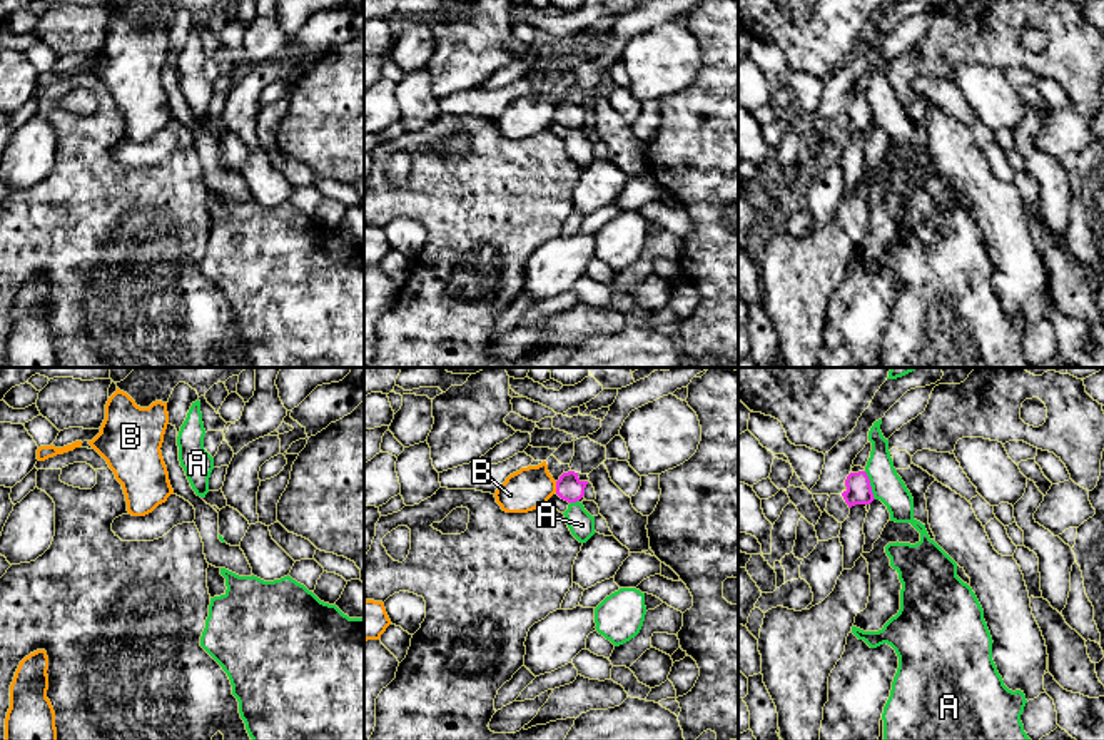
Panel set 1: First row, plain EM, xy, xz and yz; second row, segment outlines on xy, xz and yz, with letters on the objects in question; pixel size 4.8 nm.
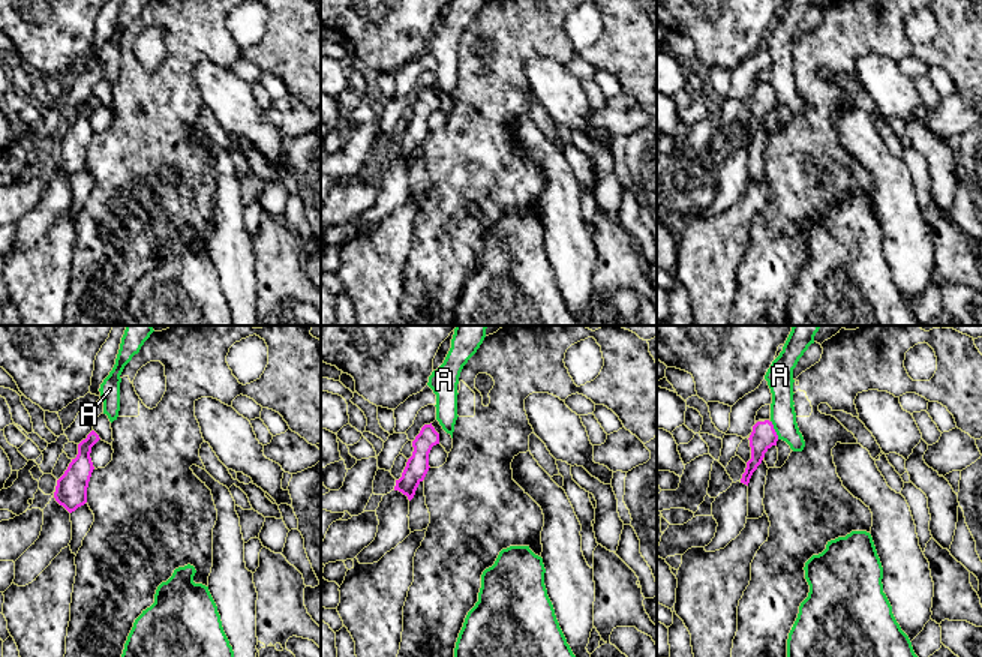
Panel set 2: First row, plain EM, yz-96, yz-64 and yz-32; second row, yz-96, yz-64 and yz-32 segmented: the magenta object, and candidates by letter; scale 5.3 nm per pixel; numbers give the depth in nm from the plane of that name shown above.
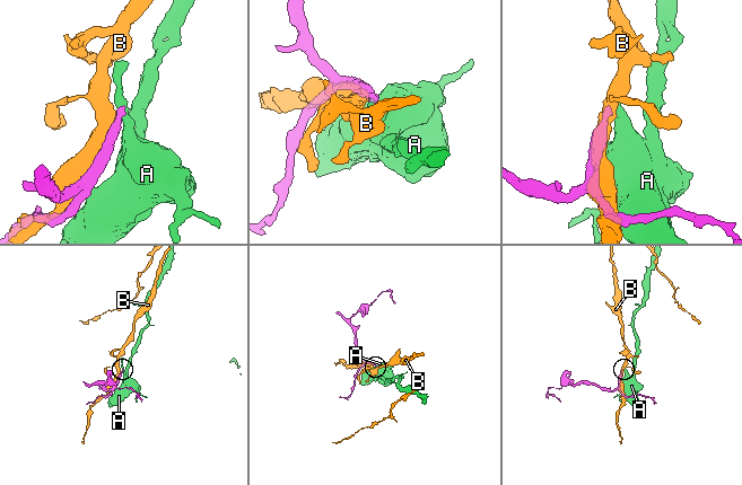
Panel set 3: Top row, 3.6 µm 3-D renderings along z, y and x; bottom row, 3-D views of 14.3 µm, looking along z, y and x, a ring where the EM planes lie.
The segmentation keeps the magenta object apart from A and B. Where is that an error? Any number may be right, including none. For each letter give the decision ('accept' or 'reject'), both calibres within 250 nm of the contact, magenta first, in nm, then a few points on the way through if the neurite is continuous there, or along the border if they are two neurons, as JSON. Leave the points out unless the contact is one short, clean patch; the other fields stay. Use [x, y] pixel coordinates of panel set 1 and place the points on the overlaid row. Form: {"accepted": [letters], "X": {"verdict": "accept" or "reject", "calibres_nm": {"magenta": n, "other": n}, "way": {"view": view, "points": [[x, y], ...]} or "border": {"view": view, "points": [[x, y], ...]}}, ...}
{"accepted": [], "A": {"verdict": "reject", "calibres_nm": {"magenta": 130, "other": 150}, "border": {"view": "yz", "points": [[864, 471], [876, 498]]}}, "B": {"verdict": "reject", "calibres_nm": {"magenta": 120, "other": 200}}}

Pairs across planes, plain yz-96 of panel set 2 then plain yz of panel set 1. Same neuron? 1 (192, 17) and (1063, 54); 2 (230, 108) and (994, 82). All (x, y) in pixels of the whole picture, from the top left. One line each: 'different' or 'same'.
1: same
2: same

